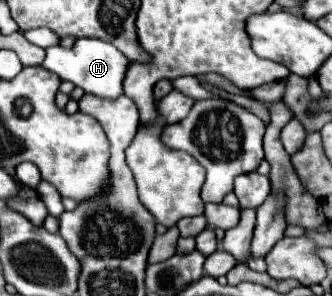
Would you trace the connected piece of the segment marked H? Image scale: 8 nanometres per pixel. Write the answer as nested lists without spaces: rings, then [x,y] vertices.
[[[78,38],[74,46],[68,50],[60,46],[46,48],[46,58],[42,62],[42,68],[58,74],[62,80],[72,82],[74,86],[80,86],[88,94],[94,94],[104,100],[116,100],[124,94],[122,82],[130,68],[130,60],[108,42],[102,42],[98,38]]]

